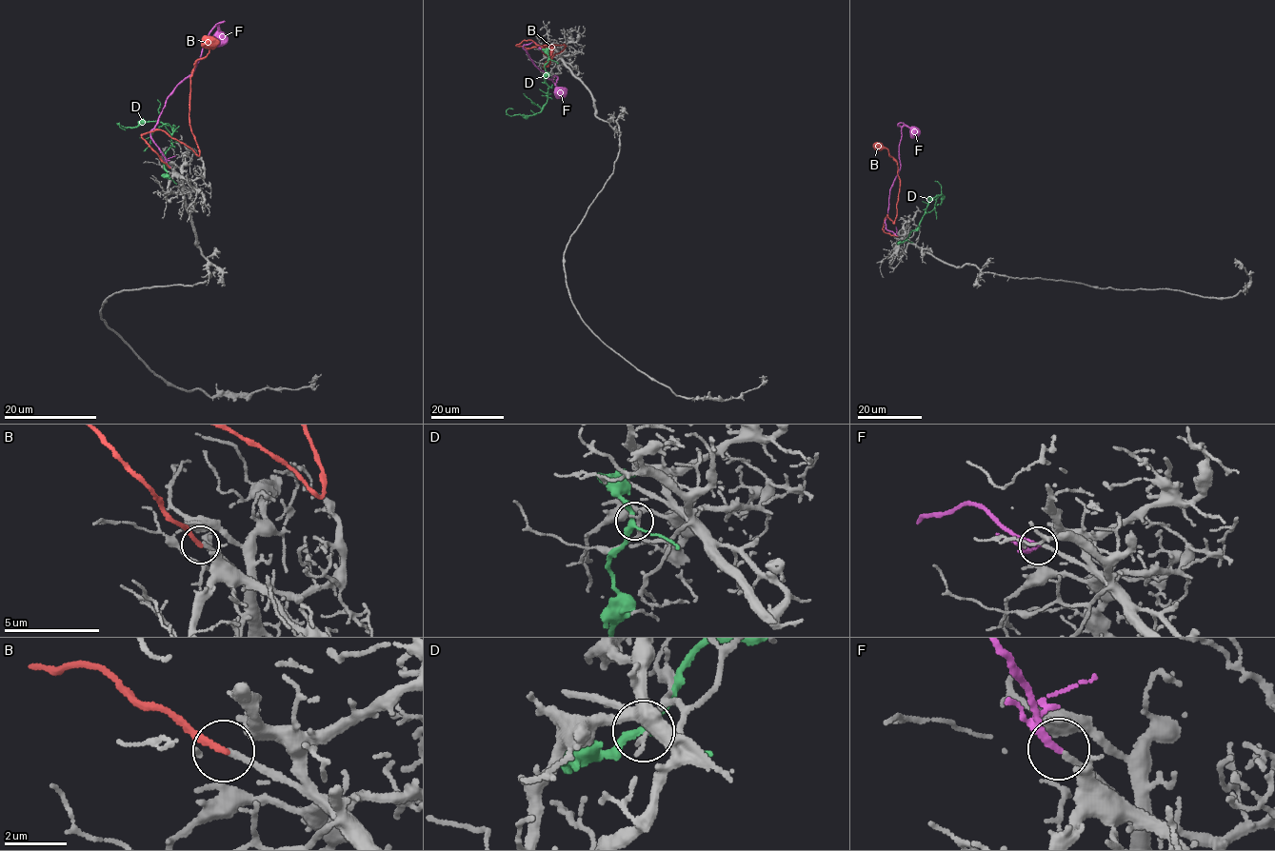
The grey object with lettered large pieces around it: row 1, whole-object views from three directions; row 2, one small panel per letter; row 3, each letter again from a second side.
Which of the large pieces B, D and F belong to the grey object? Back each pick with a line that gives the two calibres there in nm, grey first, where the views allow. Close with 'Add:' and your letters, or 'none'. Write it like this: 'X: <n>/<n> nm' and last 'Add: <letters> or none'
F: 190/240 nm
Add: F

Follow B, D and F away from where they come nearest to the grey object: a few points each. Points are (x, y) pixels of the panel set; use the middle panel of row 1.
B: (546, 49), (528, 40), (517, 45), (565, 45), (544, 69), (550, 58), (543, 46)
D: (548, 57), (544, 80), (548, 87), (547, 99), (539, 112), (509, 116), (506, 110), (513, 109)
F: (546, 50), (533, 42), (523, 48), (540, 69), (547, 72), (547, 78), (563, 91), (563, 96)

